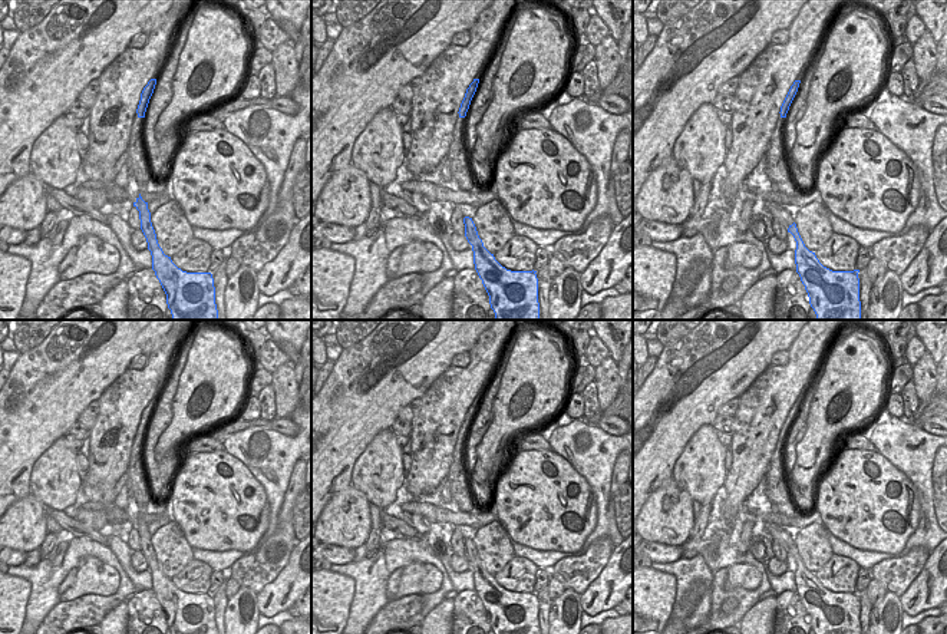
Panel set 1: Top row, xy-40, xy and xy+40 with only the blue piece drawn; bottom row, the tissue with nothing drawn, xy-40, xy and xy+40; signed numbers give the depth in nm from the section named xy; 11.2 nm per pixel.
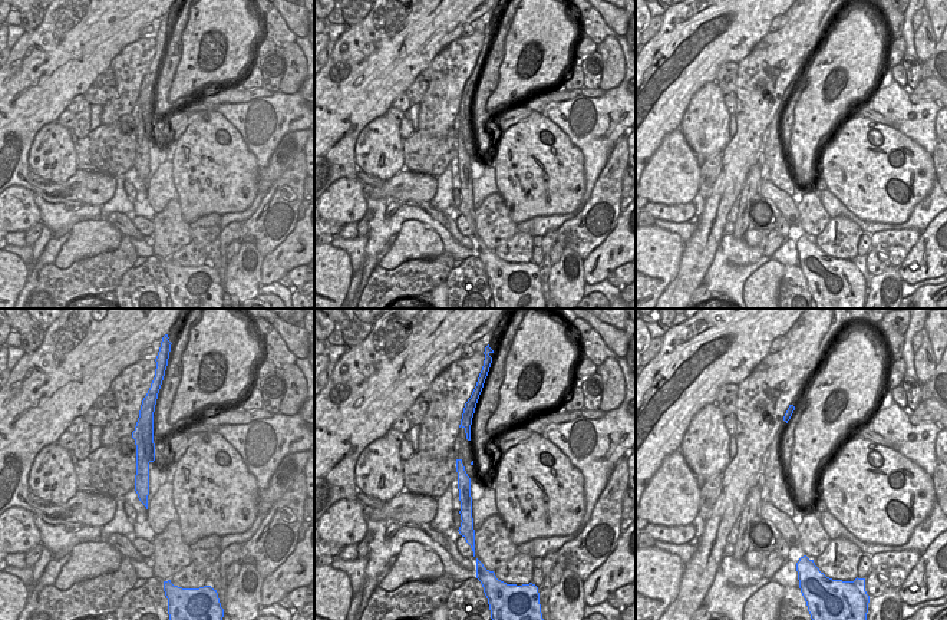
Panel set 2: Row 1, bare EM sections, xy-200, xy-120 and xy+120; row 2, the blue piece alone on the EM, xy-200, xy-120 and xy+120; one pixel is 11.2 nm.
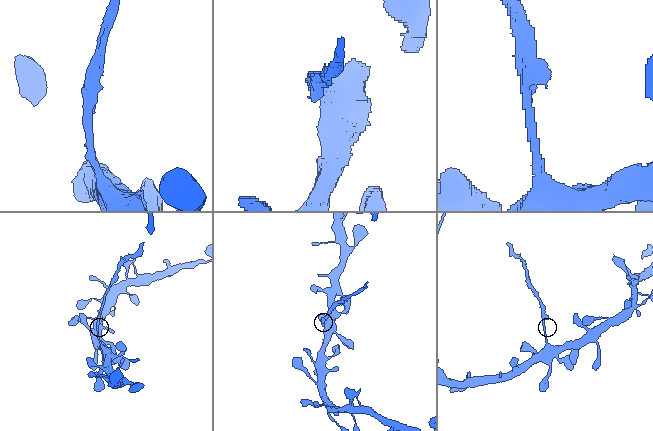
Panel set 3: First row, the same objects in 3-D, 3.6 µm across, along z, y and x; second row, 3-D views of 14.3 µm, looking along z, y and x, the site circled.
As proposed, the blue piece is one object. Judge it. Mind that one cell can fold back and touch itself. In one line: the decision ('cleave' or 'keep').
cleave

